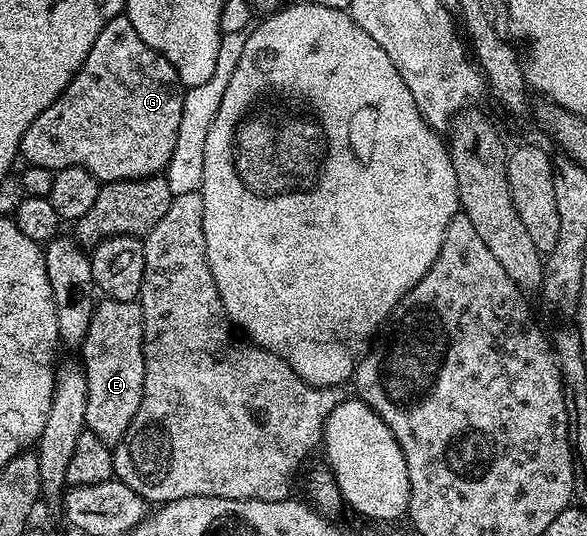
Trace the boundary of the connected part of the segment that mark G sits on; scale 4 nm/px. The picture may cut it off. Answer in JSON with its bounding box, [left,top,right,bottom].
[20,16,185,184]

